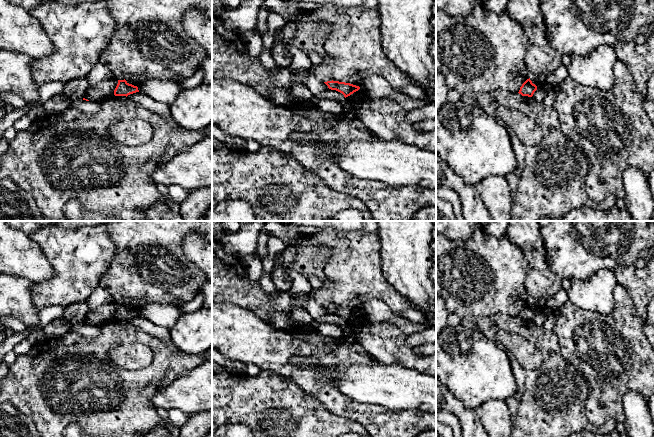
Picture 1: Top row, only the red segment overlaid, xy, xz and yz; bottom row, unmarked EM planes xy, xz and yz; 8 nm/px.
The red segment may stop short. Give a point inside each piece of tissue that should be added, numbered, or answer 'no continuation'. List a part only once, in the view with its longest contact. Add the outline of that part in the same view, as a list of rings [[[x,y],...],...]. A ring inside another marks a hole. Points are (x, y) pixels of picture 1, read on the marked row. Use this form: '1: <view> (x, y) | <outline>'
no continuation

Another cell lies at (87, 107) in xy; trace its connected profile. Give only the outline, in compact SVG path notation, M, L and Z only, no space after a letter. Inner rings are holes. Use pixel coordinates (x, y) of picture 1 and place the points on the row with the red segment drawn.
M76 99L70 102L70 106L68 108L78 109L85 114L95 114L101 109L101 103Z

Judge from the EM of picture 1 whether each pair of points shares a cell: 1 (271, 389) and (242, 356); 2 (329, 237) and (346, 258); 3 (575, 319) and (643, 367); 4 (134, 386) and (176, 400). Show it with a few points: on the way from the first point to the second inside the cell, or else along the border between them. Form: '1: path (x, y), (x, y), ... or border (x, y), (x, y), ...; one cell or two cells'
1: border (261, 369), (273, 371), (284, 376); two cells
2: path (334, 242), (345, 253); one cell
3: path (592, 327), (626, 361); one cell
4: border (161, 385), (152, 397), (152, 404), (156, 409); two cells

